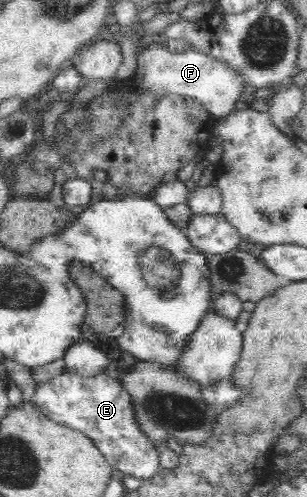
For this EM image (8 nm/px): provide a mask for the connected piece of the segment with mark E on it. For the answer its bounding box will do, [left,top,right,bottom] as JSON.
[33,371,160,480]

